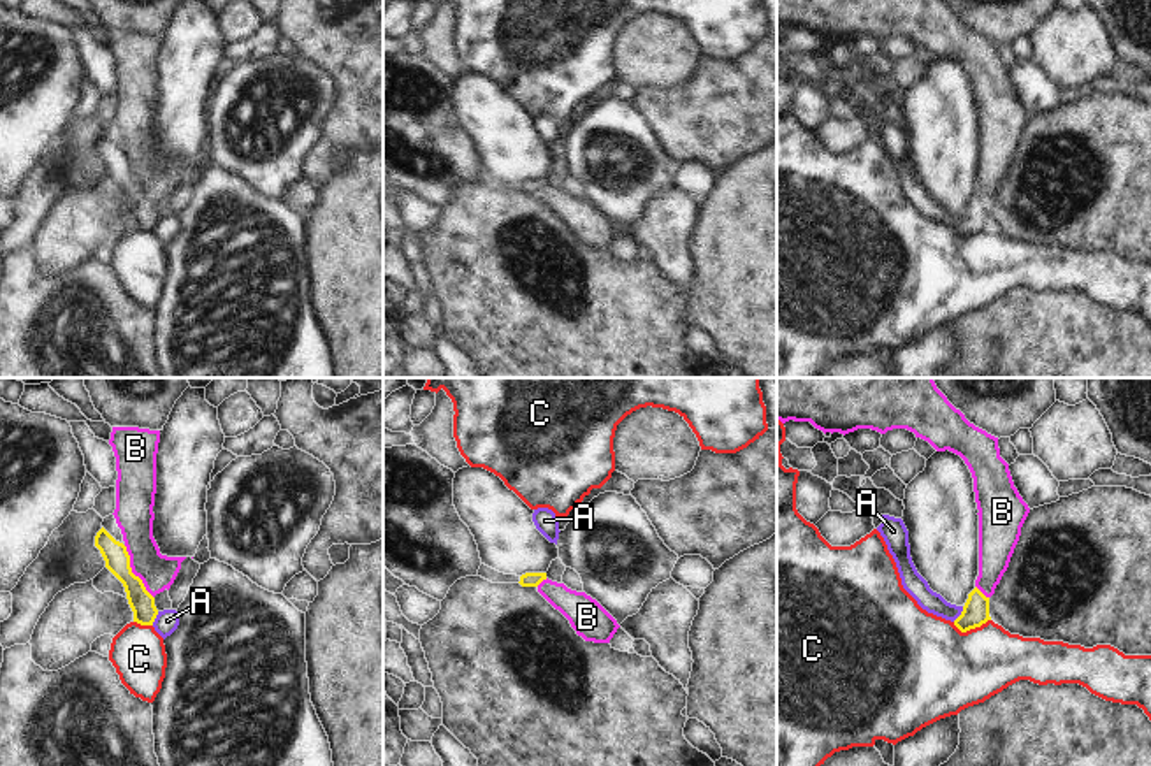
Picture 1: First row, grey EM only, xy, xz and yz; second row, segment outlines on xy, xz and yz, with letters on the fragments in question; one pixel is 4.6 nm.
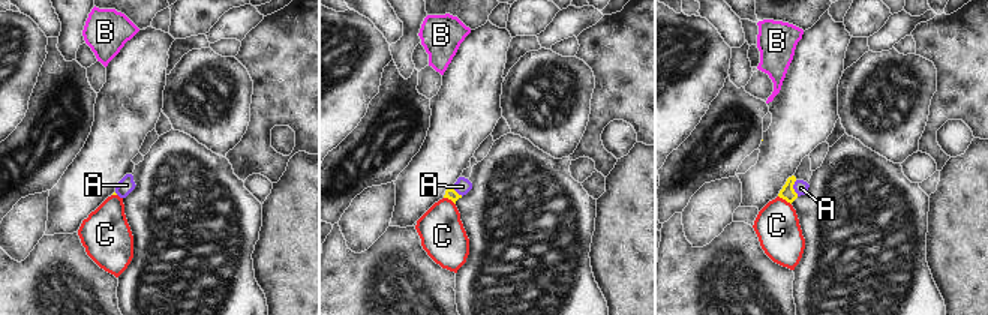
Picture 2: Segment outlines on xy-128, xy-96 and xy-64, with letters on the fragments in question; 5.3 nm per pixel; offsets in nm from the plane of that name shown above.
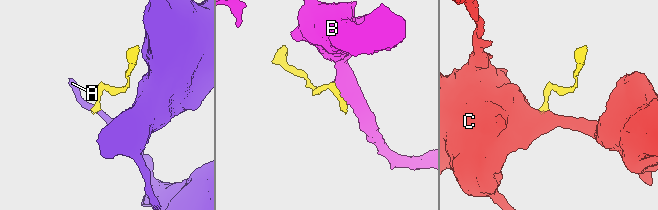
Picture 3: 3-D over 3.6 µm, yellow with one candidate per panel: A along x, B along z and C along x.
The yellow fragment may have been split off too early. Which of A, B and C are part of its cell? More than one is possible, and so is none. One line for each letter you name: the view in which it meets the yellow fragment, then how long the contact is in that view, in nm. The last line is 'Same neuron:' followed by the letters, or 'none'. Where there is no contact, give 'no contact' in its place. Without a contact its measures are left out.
Same neuron: none

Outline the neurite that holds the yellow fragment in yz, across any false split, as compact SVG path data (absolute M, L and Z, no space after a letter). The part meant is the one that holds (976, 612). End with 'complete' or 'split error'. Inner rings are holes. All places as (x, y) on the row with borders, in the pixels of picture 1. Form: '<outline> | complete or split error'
M977 587L968 594L961 615L954 620L954 625L966 632L970 629L981 627L991 620L989 617L989 597L986 597Z | complete

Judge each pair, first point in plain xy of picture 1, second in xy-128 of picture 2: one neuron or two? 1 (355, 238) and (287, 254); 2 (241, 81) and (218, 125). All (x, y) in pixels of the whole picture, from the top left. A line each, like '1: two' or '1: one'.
1: one
2: one

